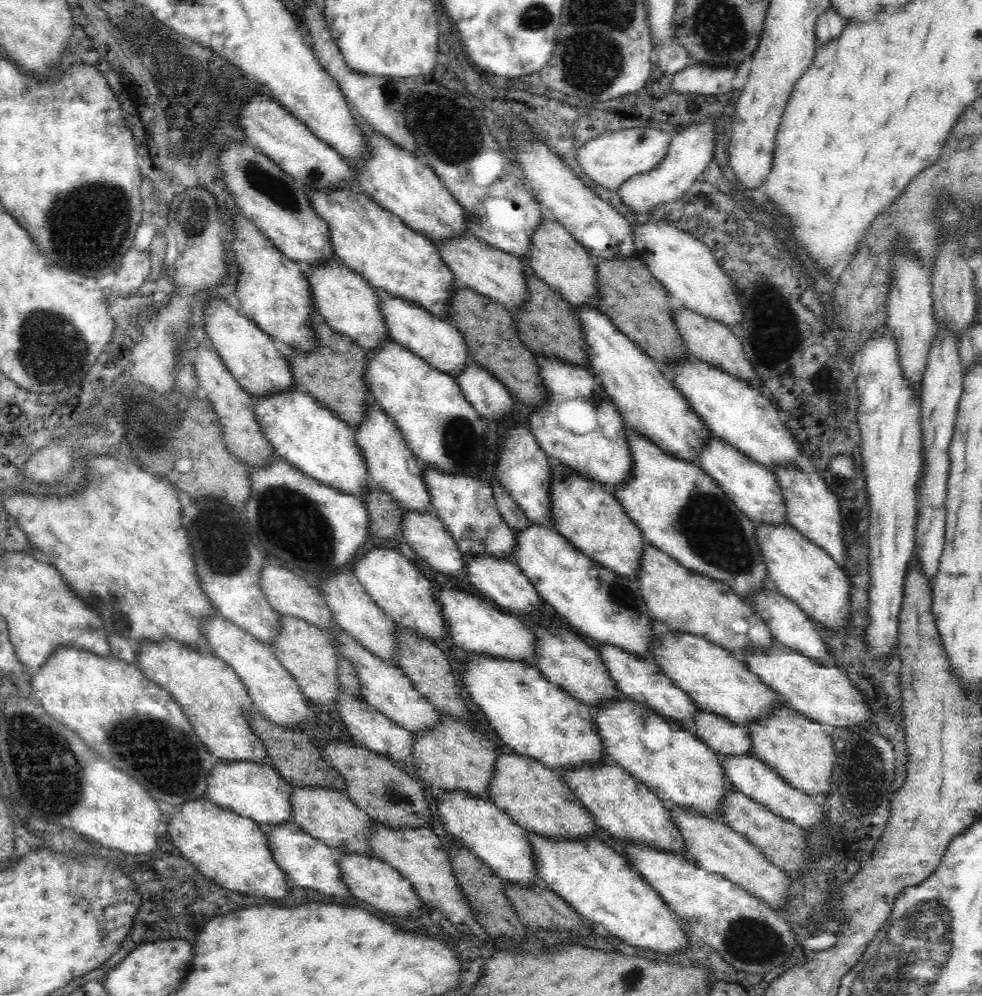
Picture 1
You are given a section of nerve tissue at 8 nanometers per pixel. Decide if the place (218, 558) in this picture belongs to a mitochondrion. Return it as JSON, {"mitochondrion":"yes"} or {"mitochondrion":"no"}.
{"mitochondrion":"yes"}

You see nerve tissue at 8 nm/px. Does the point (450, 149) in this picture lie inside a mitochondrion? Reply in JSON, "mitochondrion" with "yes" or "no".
{"mitochondrion":"yes"}

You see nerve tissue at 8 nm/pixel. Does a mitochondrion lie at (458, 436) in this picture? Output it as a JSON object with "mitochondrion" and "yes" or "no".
{"mitochondrion":"yes"}

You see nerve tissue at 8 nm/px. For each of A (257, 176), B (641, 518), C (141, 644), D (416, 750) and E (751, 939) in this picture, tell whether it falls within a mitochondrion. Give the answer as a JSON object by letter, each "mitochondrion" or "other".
{"A":"mitochondrion","B":"other","C":"other","D":"other","E":"mitochondrion"}

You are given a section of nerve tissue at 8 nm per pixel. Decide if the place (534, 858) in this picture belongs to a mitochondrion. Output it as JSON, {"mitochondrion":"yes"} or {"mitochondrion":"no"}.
{"mitochondrion":"no"}

